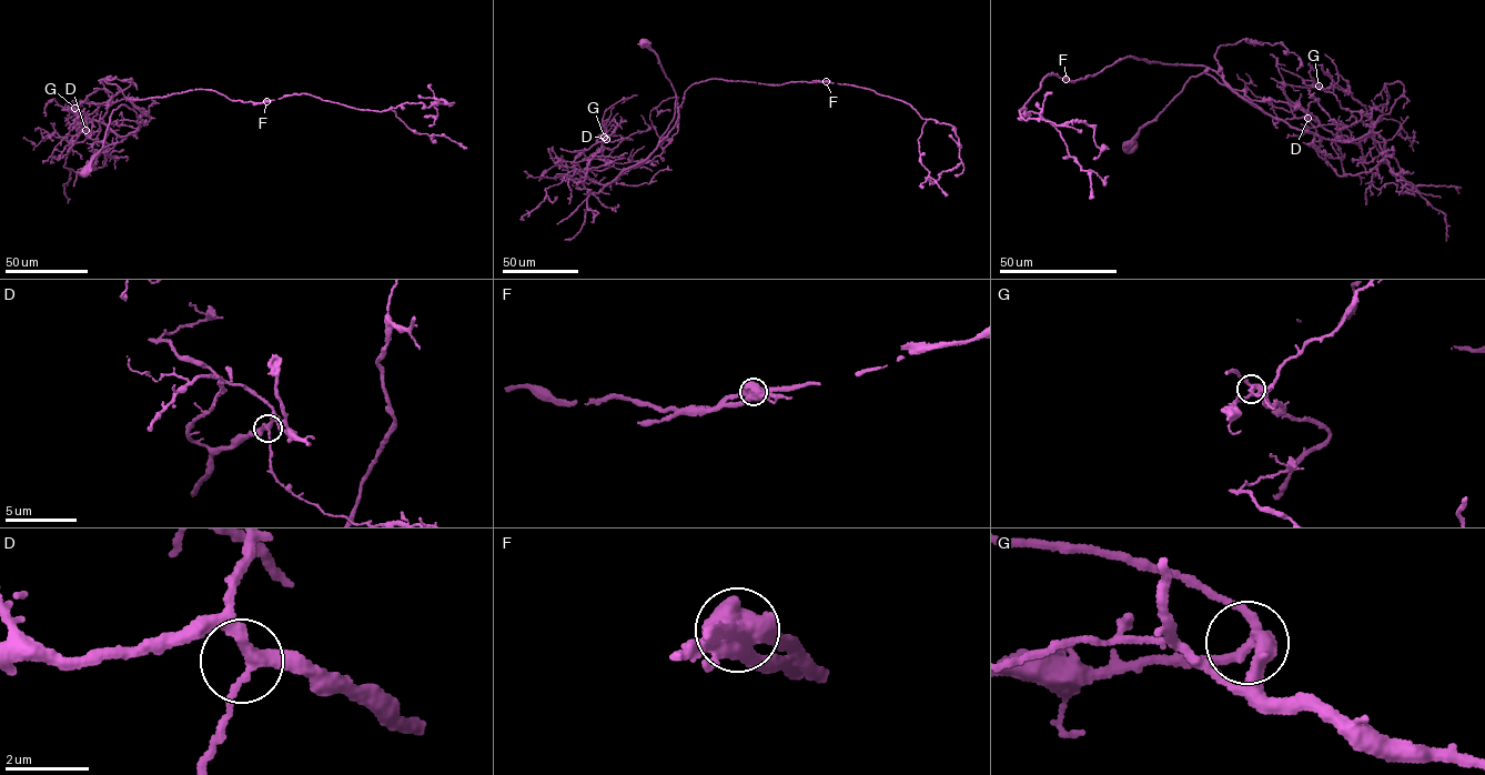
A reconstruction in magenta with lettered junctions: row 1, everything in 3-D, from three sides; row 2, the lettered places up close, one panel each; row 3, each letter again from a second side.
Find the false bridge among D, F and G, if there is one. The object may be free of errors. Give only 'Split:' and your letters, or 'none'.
Split: F

